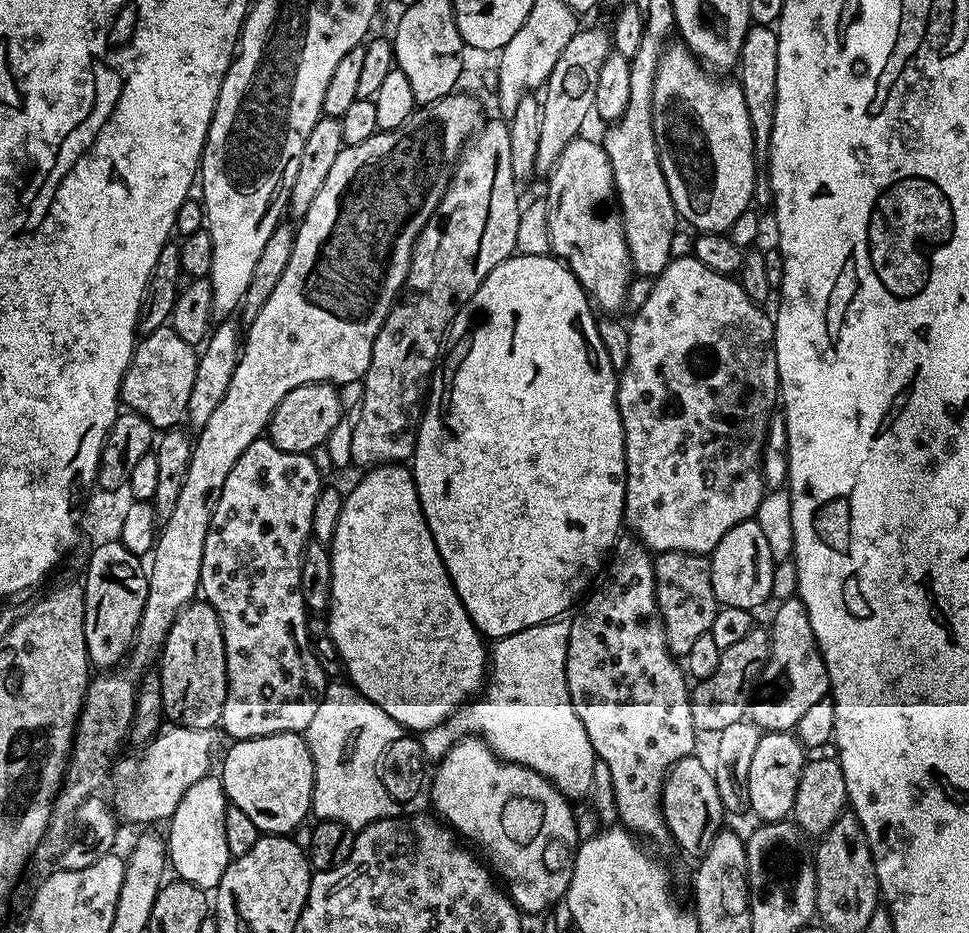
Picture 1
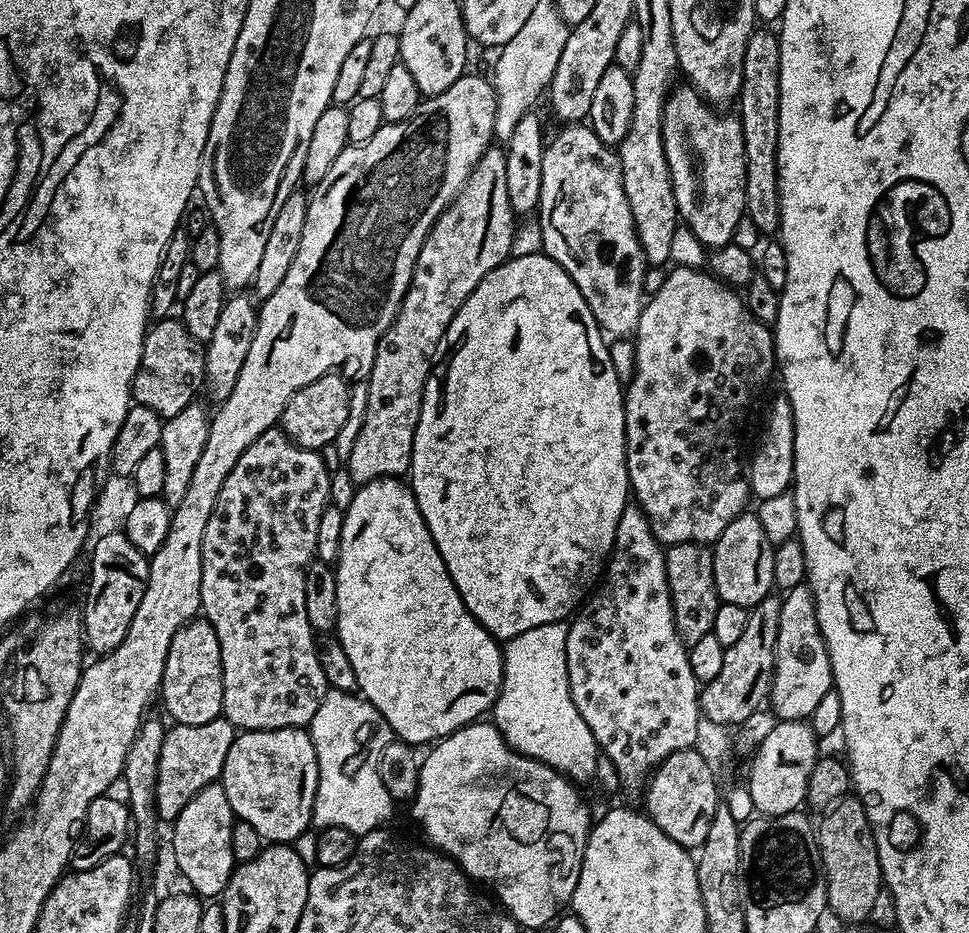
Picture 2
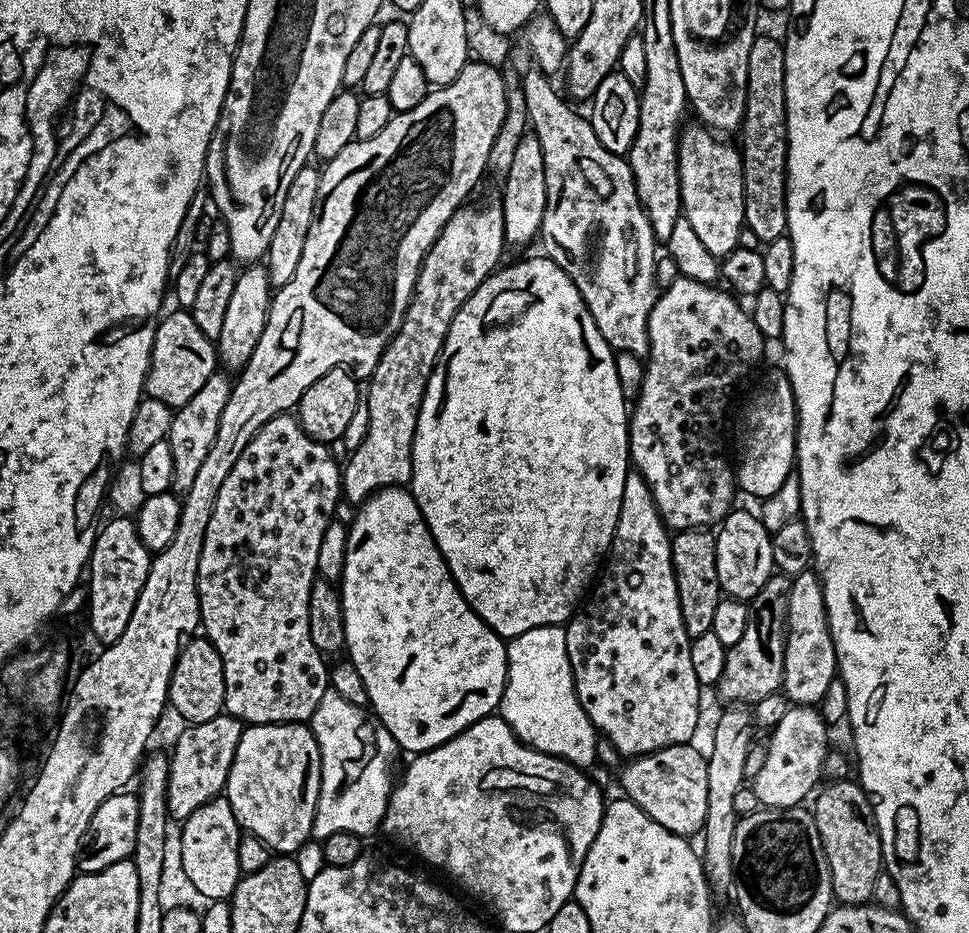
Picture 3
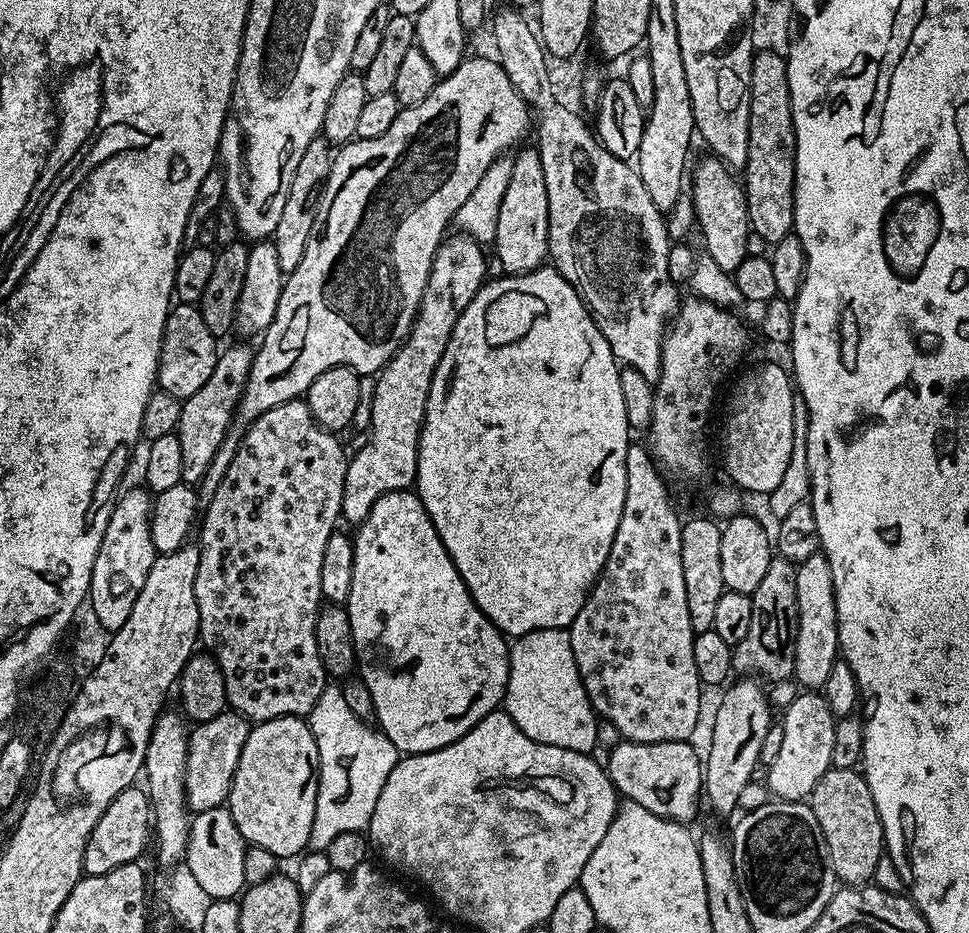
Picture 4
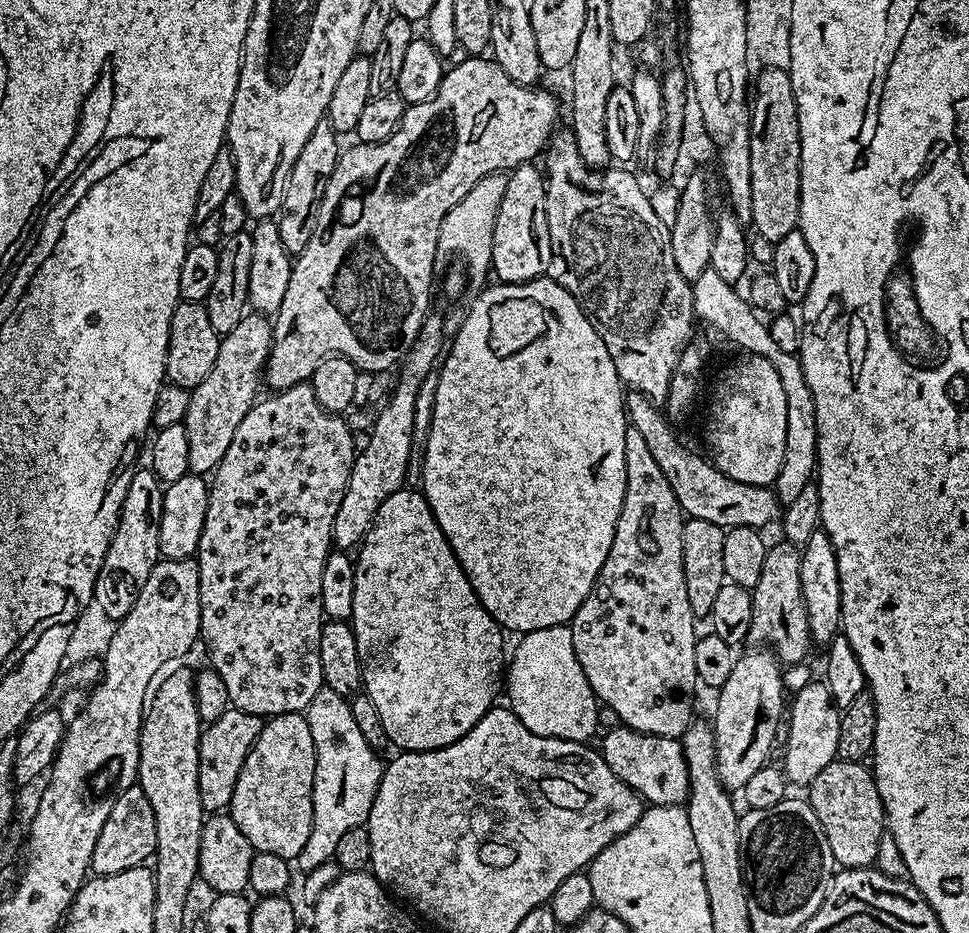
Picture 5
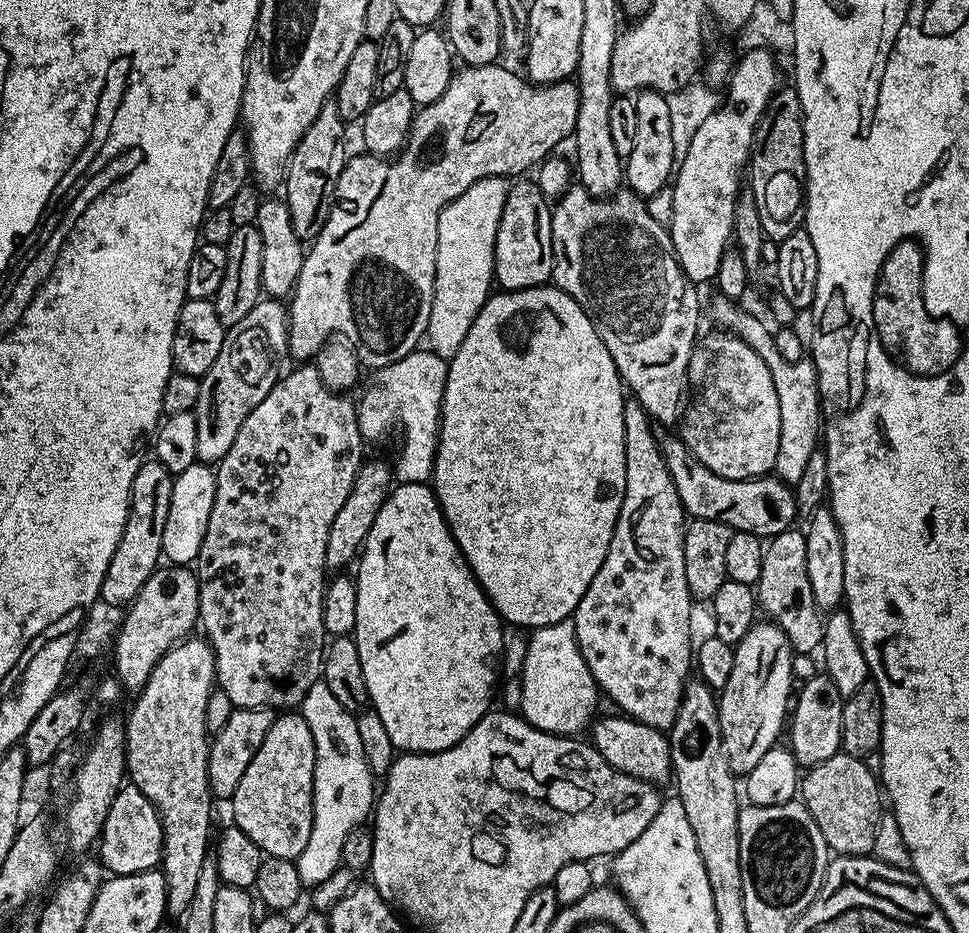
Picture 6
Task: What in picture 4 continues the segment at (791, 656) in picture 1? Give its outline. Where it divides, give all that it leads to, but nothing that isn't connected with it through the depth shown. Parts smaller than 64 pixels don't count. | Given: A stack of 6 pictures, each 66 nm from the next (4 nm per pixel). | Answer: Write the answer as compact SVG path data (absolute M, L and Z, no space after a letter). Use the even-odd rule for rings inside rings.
M822 554L806 558L796 565L796 635L794 637L794 679L808 690L823 689L830 666L838 658L838 614L834 602L834 586L830 578L830 564Z

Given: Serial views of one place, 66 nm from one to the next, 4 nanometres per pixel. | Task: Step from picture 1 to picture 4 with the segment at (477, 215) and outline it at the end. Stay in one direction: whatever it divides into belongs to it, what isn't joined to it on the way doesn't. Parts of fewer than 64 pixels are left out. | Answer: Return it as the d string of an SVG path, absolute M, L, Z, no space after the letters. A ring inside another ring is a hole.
M455 235L441 240L440 249L434 254L420 310L408 332L408 339L375 377L372 417L366 431L368 441L356 453L351 453L344 475L340 514L352 526L360 525L368 517L374 502L378 502L382 494L402 492L416 483L420 427L424 424L424 407L430 394L432 375L462 310L470 306L474 294L478 294L486 282L485 249L472 236Z

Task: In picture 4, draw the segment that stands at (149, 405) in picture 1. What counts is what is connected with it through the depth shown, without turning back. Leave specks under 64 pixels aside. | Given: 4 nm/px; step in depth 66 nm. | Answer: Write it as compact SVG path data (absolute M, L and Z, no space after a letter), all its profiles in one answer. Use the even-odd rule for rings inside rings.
M177 303L166 318L164 337L160 343L160 365L156 371L159 391L174 394L174 398L185 401L190 394L202 390L206 378L214 371L218 355L218 337L210 334L206 321L196 304Z

